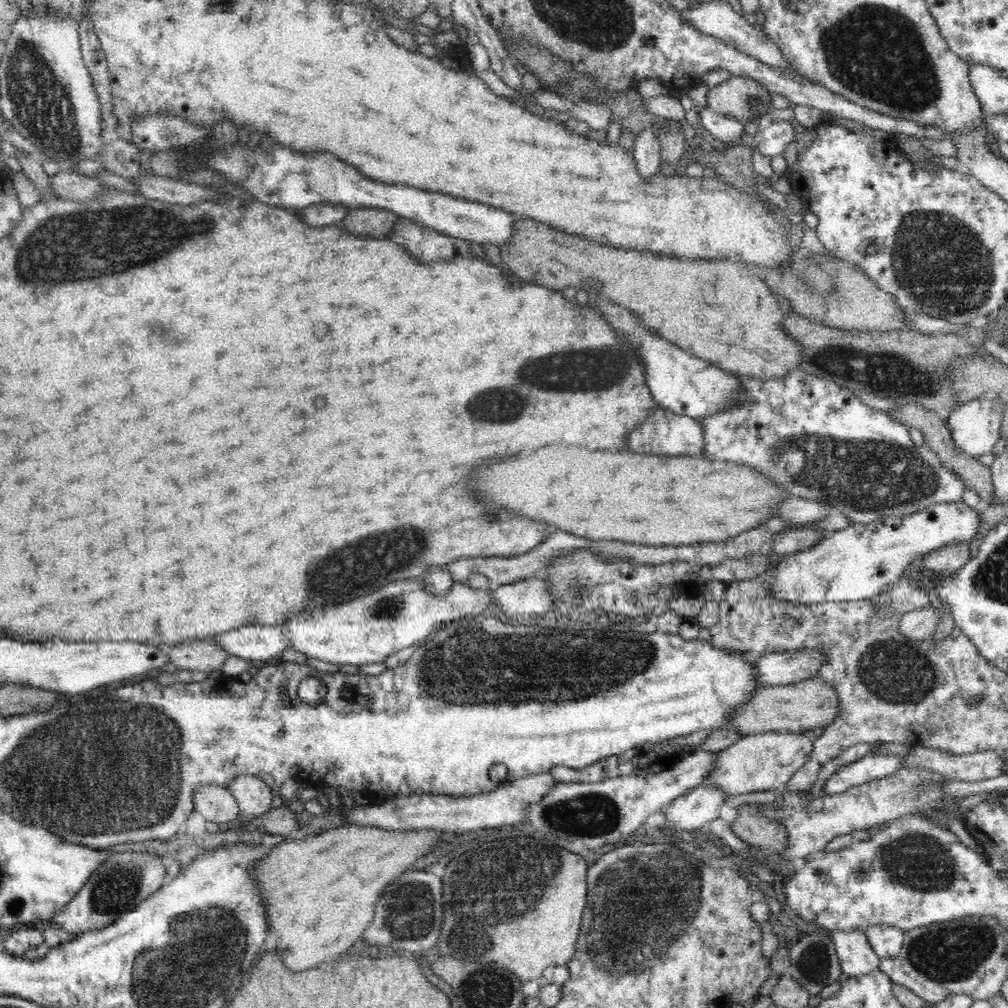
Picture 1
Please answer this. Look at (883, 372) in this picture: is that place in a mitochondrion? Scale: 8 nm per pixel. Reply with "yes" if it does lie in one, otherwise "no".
yes

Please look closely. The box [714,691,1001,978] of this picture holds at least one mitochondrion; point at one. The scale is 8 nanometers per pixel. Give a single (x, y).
(920, 861)

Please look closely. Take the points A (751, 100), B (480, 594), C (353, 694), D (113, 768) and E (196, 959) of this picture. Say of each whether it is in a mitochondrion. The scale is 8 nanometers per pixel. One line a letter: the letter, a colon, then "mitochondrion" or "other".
A: mitochondrion
B: other
C: other
D: mitochondrion
E: mitochondrion

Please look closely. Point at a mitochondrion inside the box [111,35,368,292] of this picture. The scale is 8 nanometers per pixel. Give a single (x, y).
(179, 160)

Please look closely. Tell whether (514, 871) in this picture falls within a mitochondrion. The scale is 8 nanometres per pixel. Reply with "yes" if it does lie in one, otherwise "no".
yes

